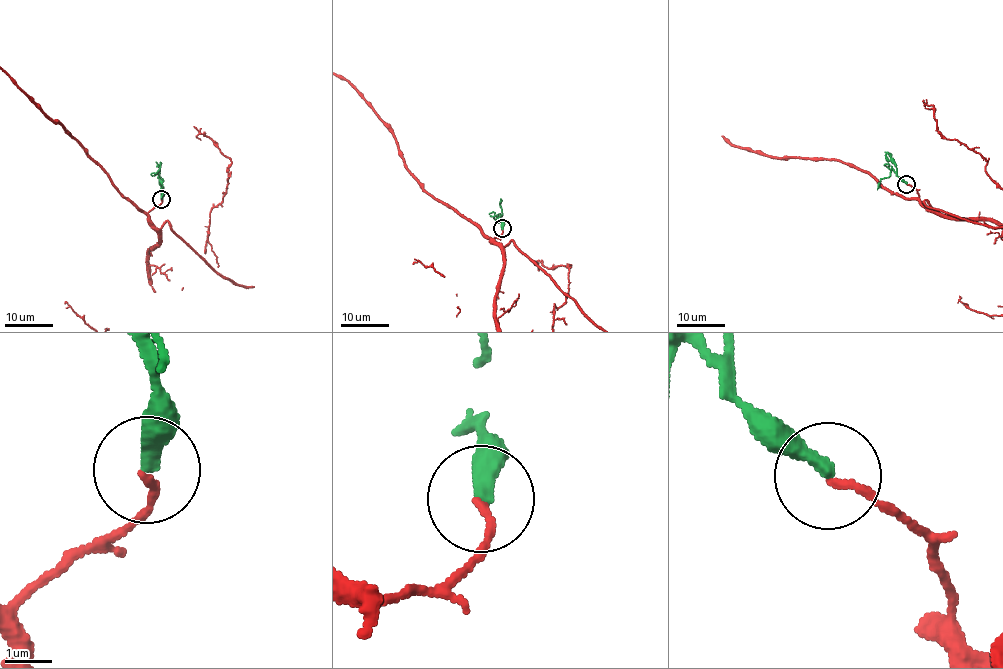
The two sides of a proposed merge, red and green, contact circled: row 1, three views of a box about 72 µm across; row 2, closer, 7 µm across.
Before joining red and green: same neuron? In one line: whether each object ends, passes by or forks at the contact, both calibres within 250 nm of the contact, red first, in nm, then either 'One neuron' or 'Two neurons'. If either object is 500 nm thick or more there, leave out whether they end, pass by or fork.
At the ring red ends. At the ring green ends. Thickness 140 nm (red) against 340 nm. Two neurons

